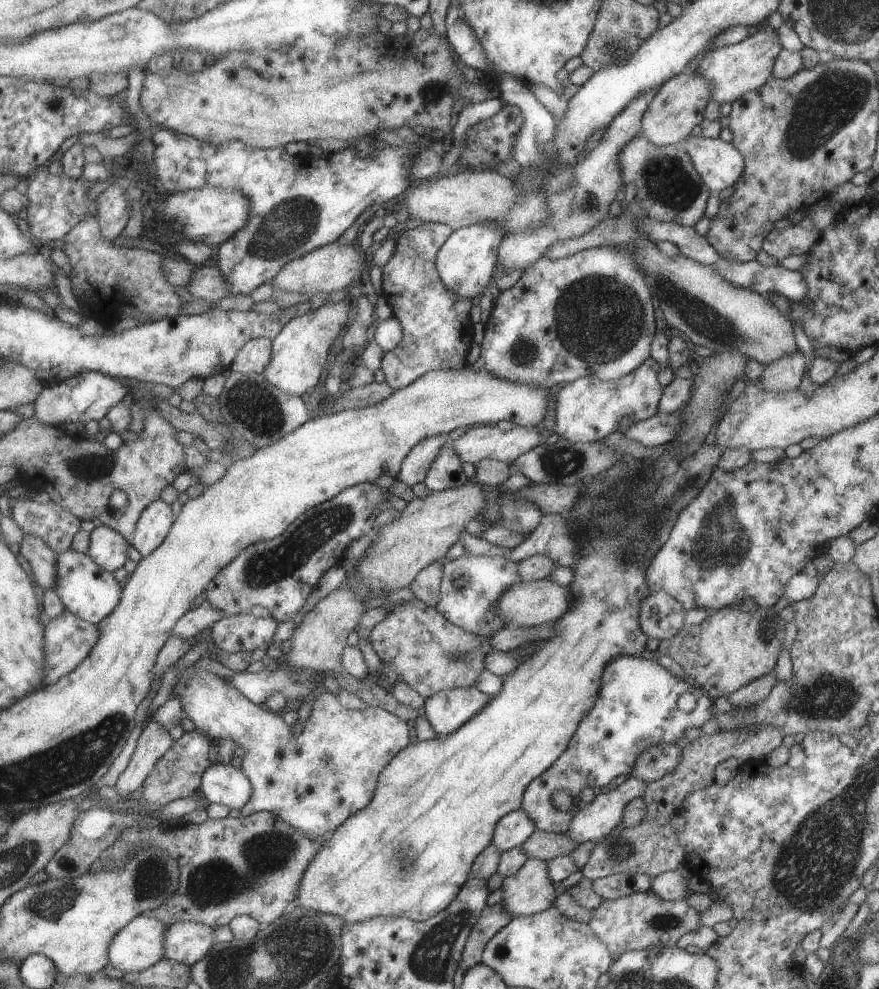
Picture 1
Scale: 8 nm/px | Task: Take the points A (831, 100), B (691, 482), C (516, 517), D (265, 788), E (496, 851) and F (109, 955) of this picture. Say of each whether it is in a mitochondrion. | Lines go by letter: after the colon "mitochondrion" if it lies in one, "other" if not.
A: mitochondrion
B: mitochondrion
C: mitochondrion
D: other
E: other
F: other

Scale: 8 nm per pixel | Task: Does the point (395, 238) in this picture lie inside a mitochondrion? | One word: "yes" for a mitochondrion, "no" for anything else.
no

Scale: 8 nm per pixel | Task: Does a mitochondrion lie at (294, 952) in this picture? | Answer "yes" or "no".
yes

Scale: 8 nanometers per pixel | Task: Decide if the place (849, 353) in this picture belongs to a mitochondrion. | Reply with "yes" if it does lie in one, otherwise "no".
no

